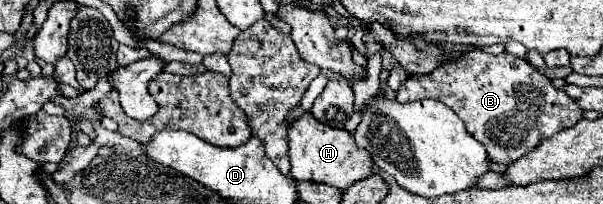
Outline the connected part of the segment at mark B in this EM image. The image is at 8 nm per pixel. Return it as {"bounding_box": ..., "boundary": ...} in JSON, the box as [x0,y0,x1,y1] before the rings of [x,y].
{"bounding_box":[396,50,582,164],"boundary":[[[472,50],[454,62],[438,66],[426,76],[410,76],[396,92],[396,102],[406,104],[412,100],[440,100],[450,106],[466,124],[468,132],[486,146],[492,162],[512,164],[544,138],[572,128],[582,120],[582,108],[552,86],[548,78],[538,74],[526,60],[502,52],[498,56],[482,50]]]}

